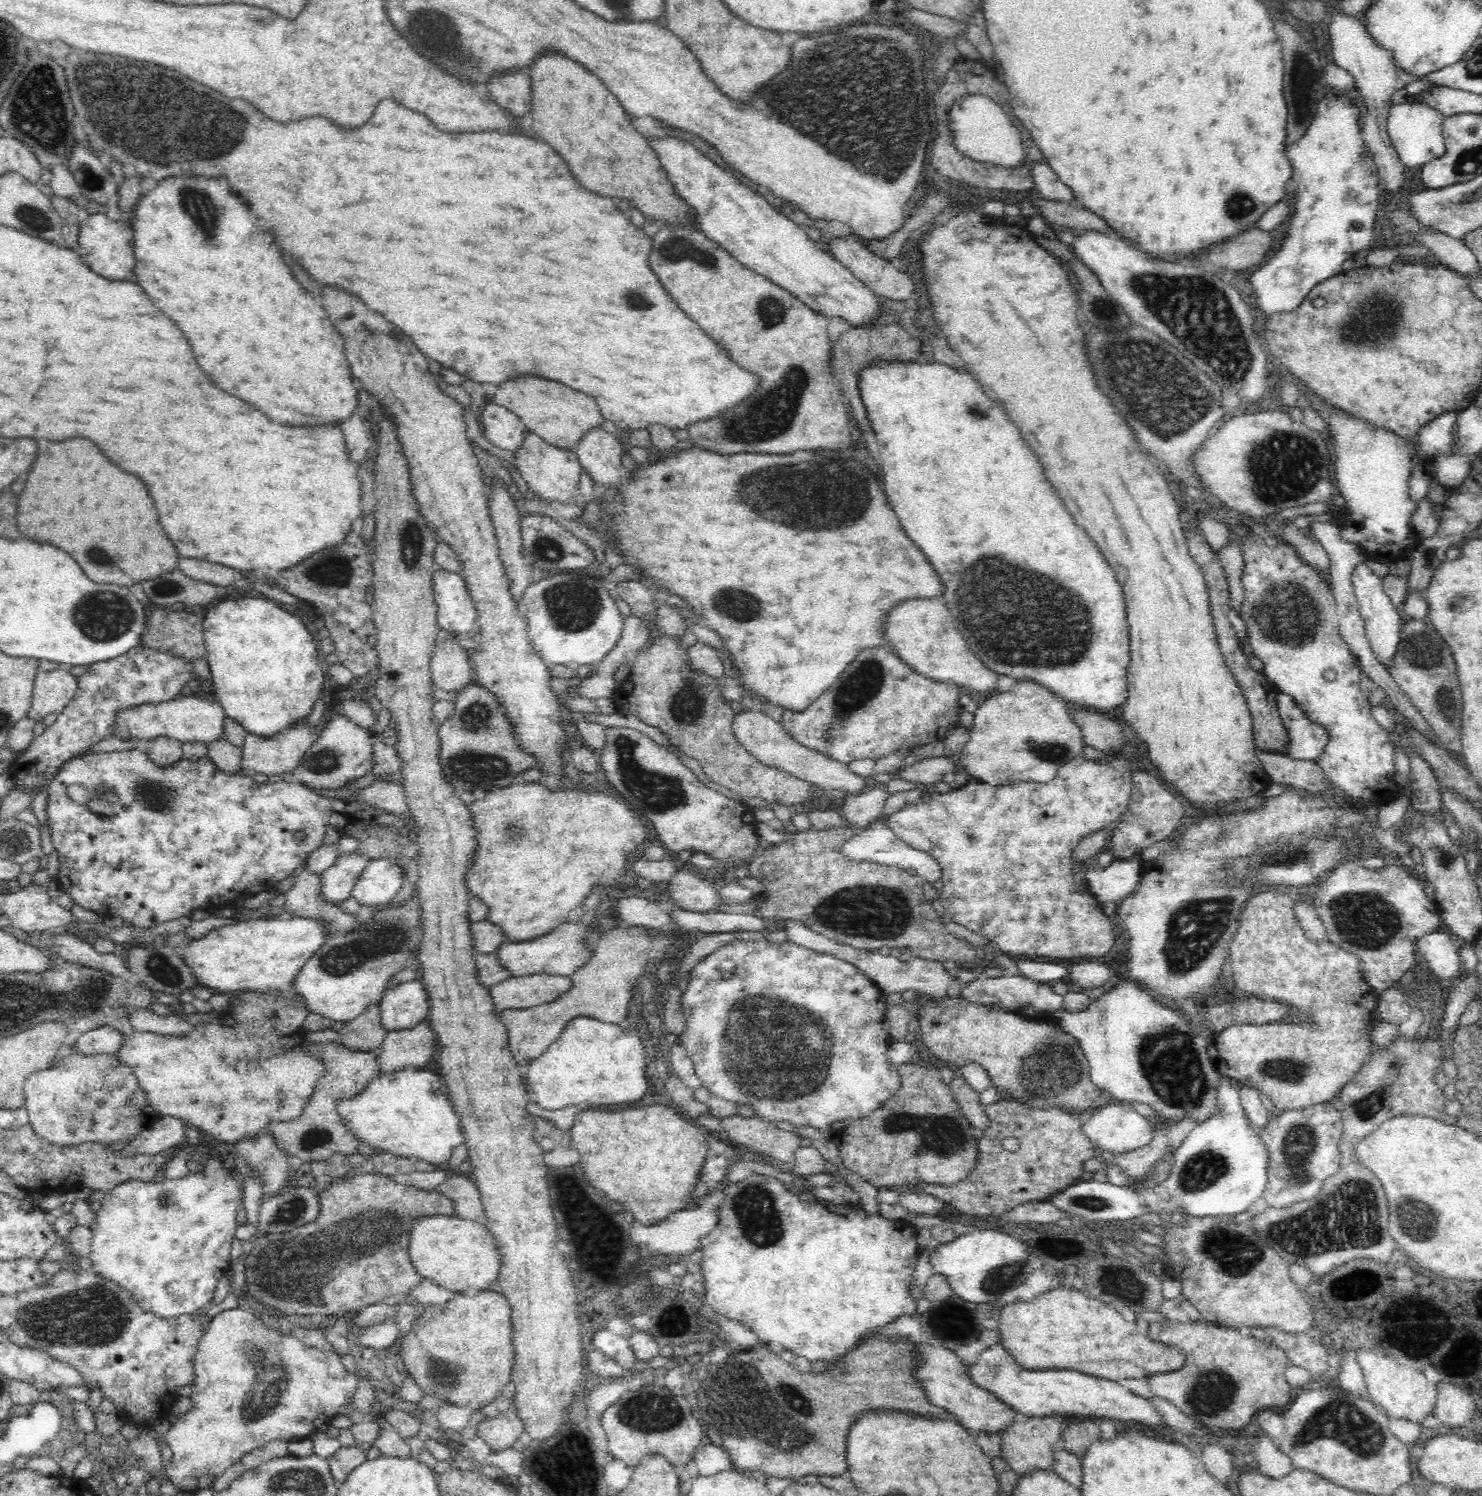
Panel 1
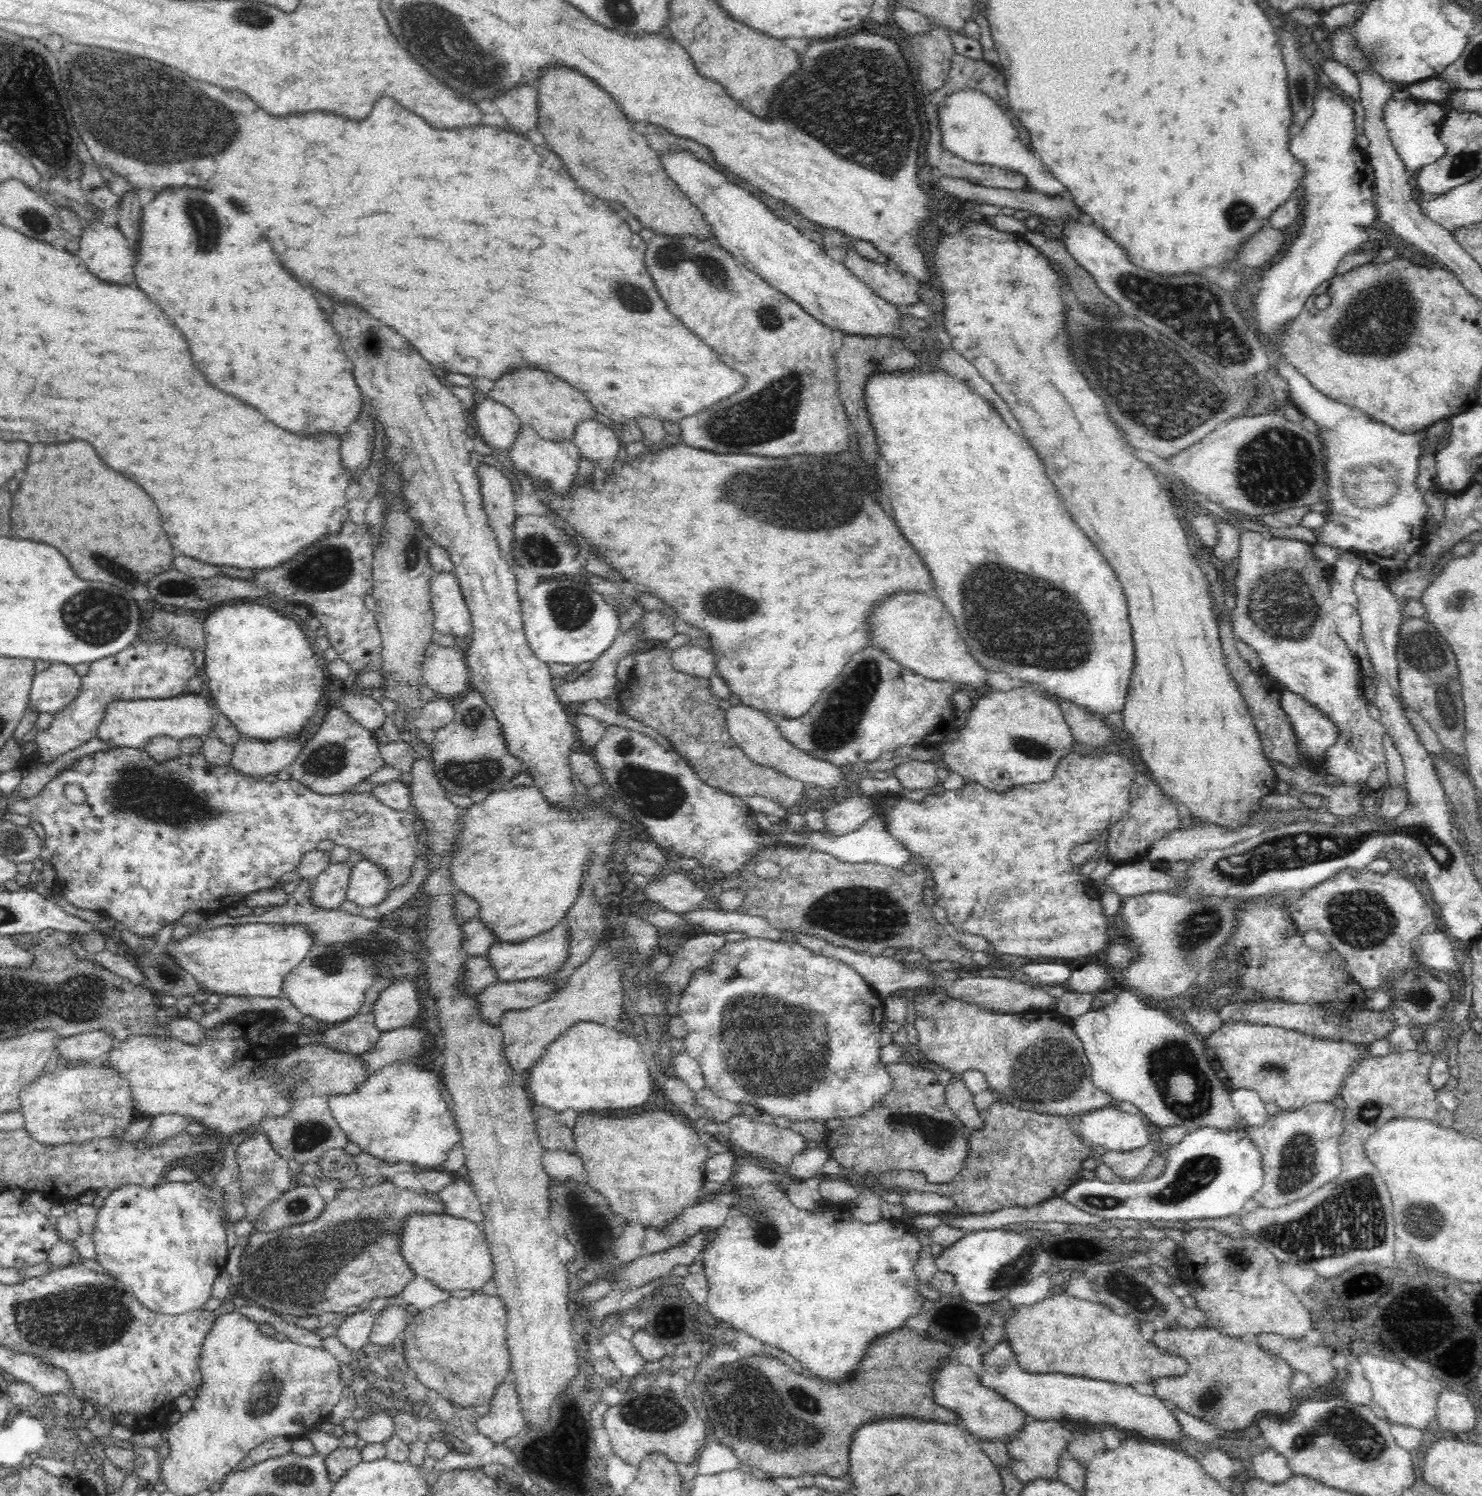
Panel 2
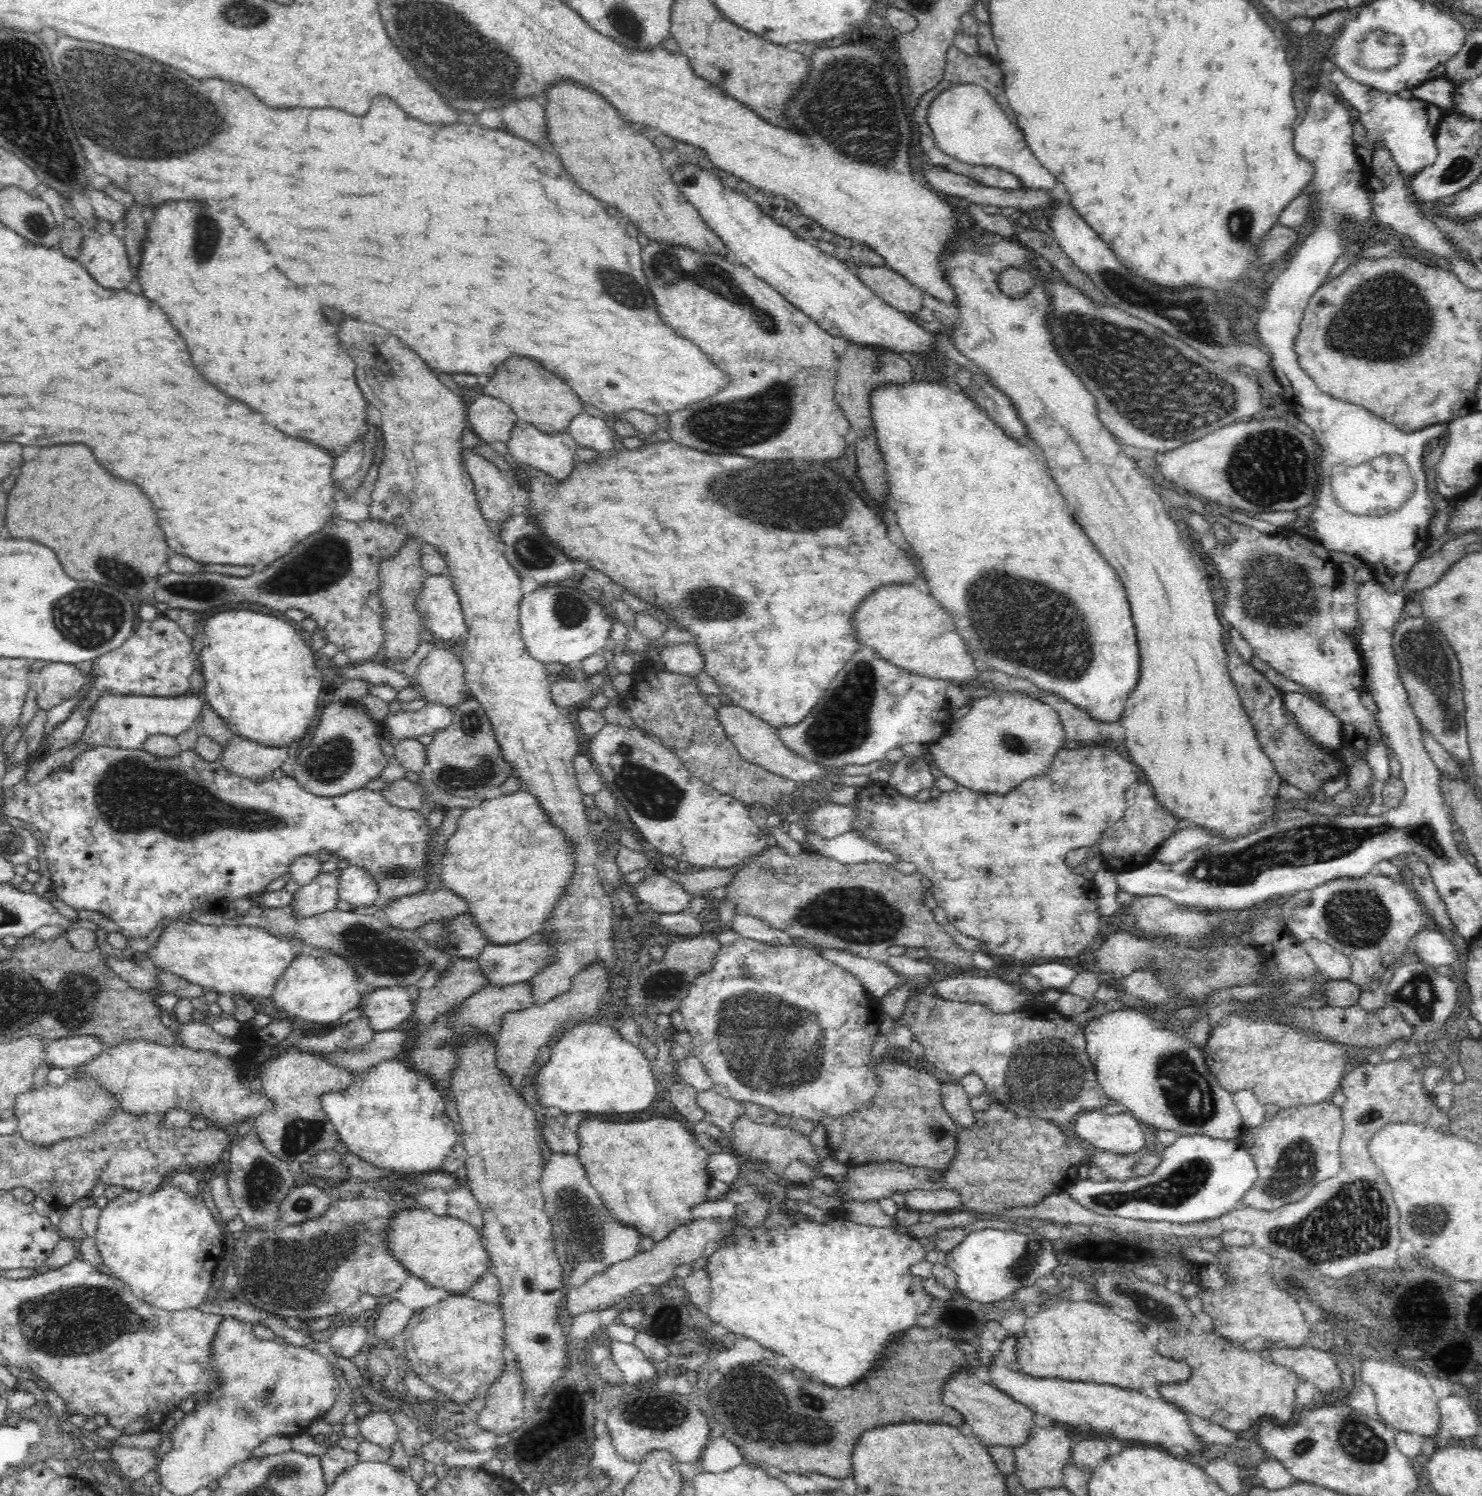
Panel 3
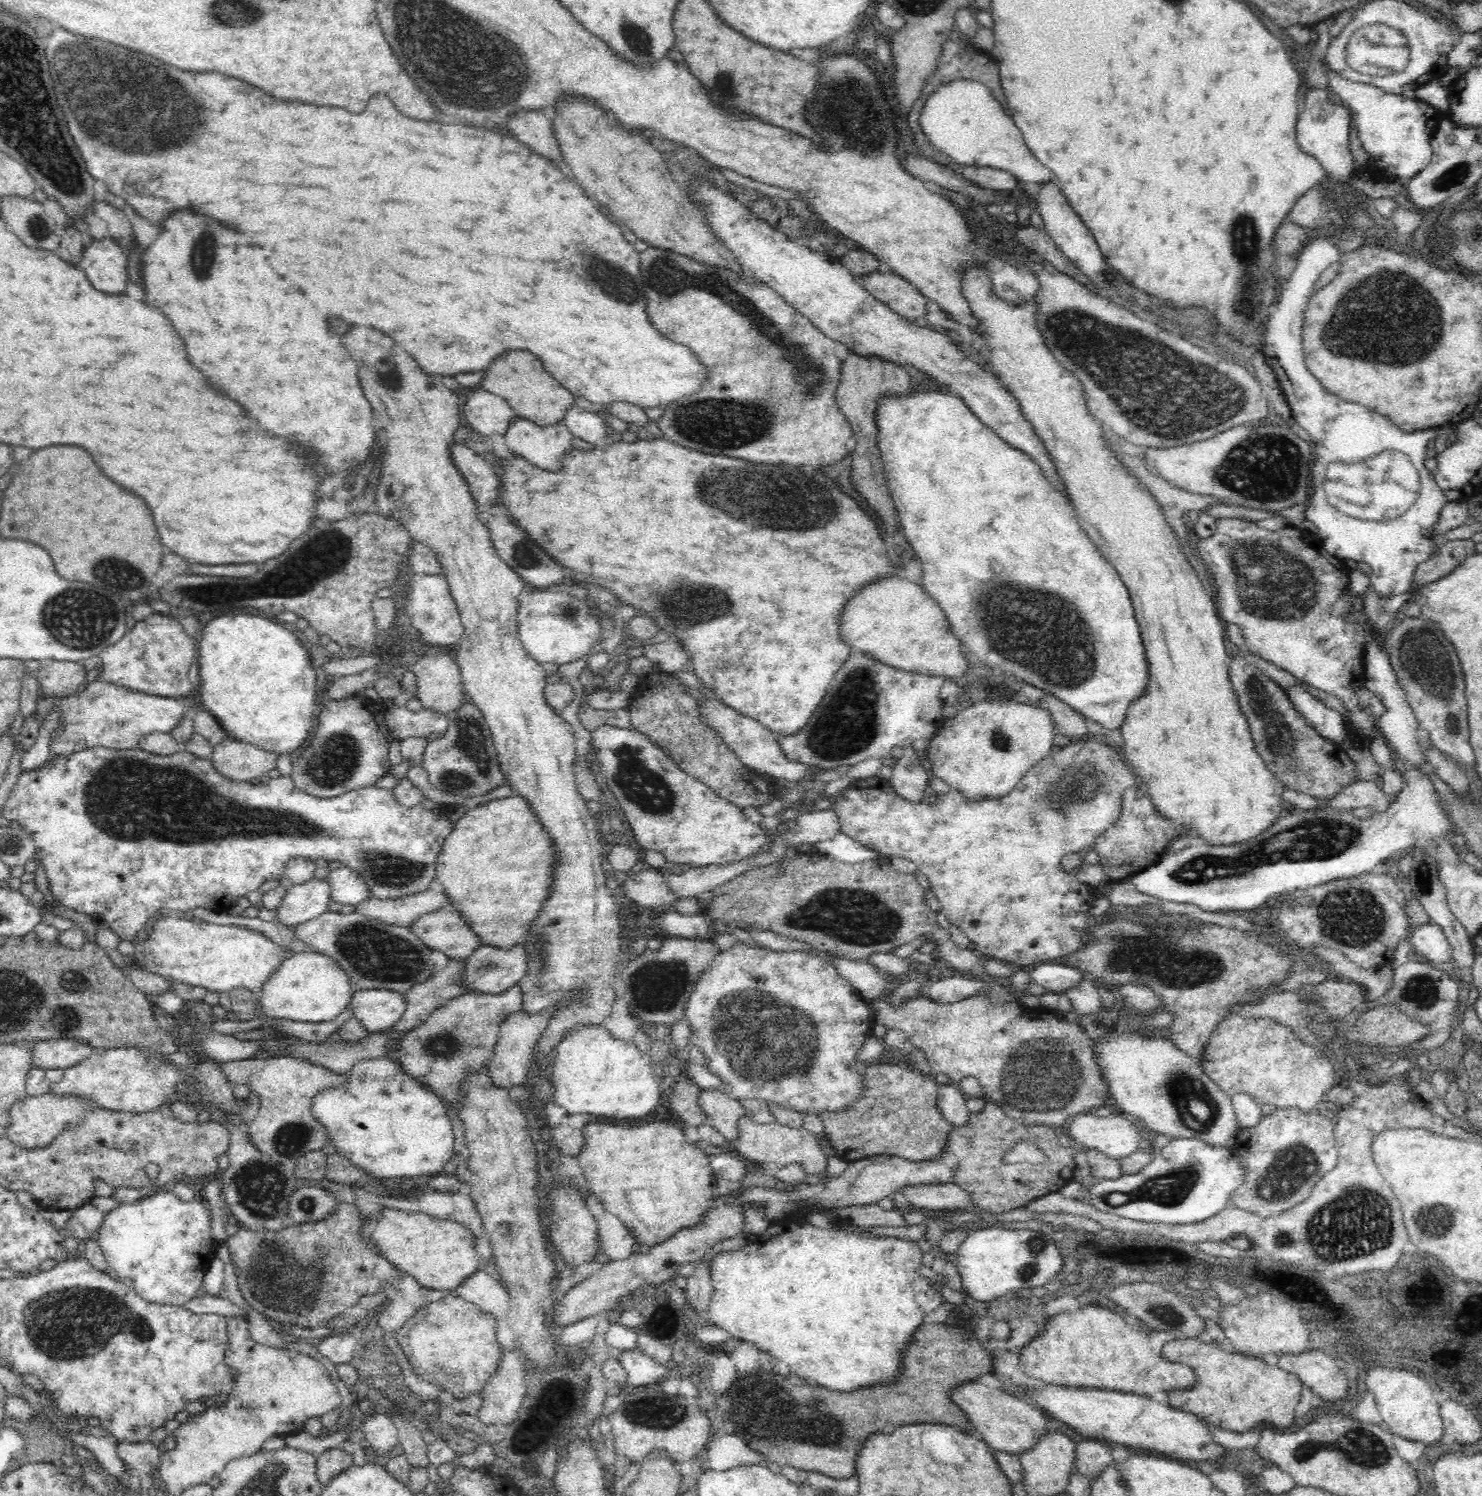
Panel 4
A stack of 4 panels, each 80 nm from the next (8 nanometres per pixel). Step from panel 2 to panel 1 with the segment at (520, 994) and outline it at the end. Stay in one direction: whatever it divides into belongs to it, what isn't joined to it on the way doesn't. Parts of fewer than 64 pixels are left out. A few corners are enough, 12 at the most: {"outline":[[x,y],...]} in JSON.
{"outline":[[572,977],[506,978],[490,988],[494,1013],[553,1002]]}

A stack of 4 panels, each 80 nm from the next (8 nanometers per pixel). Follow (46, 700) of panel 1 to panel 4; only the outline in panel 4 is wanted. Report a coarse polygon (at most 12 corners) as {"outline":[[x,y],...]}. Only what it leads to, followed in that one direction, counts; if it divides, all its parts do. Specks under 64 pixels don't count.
{"outline":[[47,661],[37,669],[42,696],[81,688],[83,662]]}

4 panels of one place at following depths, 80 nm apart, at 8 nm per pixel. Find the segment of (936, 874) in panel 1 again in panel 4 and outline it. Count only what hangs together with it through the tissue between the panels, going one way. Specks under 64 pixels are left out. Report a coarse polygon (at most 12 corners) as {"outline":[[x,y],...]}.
{"outline":[[842,832],[808,850],[850,865],[889,859]]}

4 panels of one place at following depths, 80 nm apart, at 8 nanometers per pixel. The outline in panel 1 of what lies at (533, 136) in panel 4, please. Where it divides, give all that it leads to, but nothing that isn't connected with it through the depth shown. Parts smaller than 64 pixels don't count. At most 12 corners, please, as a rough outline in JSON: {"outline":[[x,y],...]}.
{"outline":[[526,72],[494,76],[490,96],[522,118],[530,110]]}

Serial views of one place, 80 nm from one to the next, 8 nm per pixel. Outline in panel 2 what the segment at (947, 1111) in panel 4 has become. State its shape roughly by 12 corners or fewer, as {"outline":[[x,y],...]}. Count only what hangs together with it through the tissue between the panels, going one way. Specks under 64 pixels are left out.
{"outline":[[960,1077],[946,1089],[946,1103],[967,1127],[980,1130],[984,1119],[974,1095]]}

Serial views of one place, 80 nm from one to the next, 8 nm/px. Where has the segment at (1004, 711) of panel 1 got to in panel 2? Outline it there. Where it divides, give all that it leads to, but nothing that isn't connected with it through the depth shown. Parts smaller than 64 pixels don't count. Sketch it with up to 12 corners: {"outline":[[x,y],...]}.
{"outline":[[988,689],[941,743],[949,772],[1002,792],[1048,782],[1074,737],[1054,696]]}

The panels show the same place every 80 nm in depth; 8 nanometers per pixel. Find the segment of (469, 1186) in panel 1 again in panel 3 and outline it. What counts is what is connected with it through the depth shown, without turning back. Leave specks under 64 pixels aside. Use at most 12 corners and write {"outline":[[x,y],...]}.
{"outline":[[462,1184],[447,1190],[446,1215],[483,1228],[476,1197]]}

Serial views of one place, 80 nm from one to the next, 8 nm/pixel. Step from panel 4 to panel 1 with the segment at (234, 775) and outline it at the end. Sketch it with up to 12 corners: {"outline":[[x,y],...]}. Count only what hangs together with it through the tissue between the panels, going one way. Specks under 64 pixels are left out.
{"outline":[[302,717],[273,737],[247,733],[242,770],[283,776],[316,742]]}

